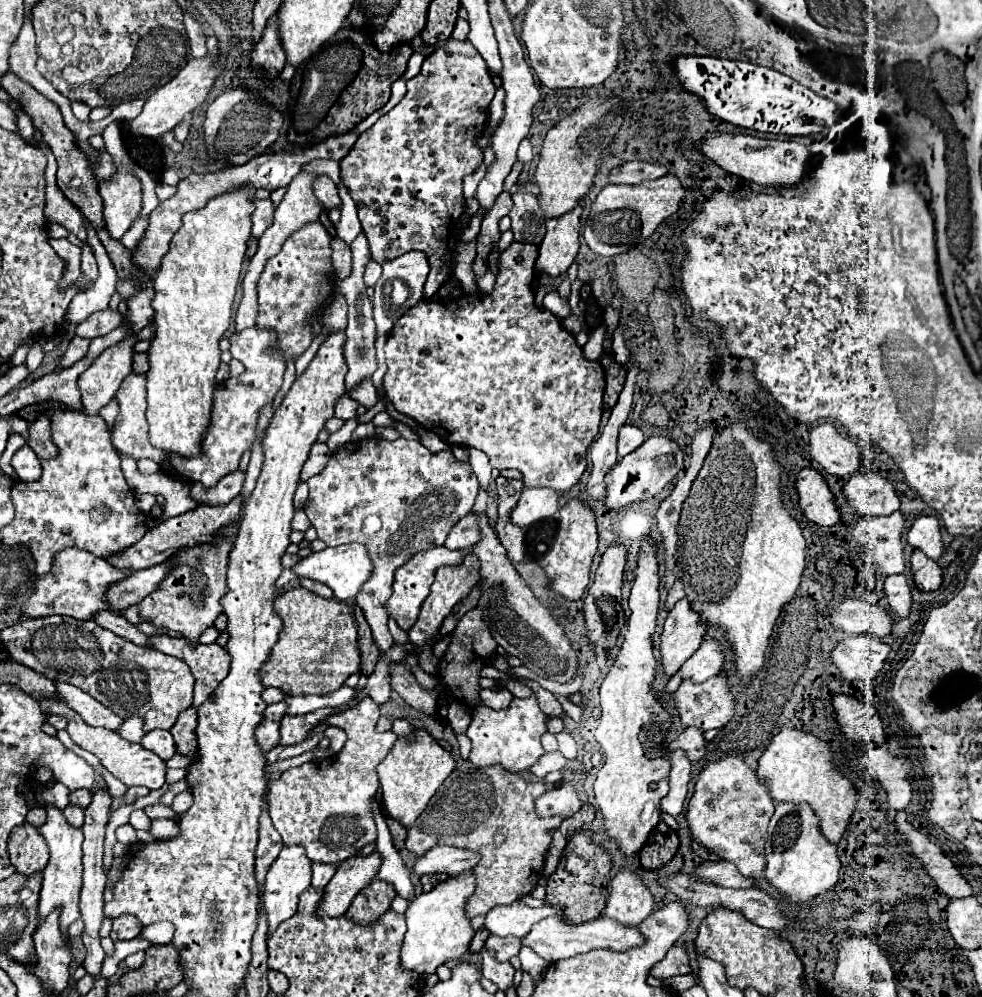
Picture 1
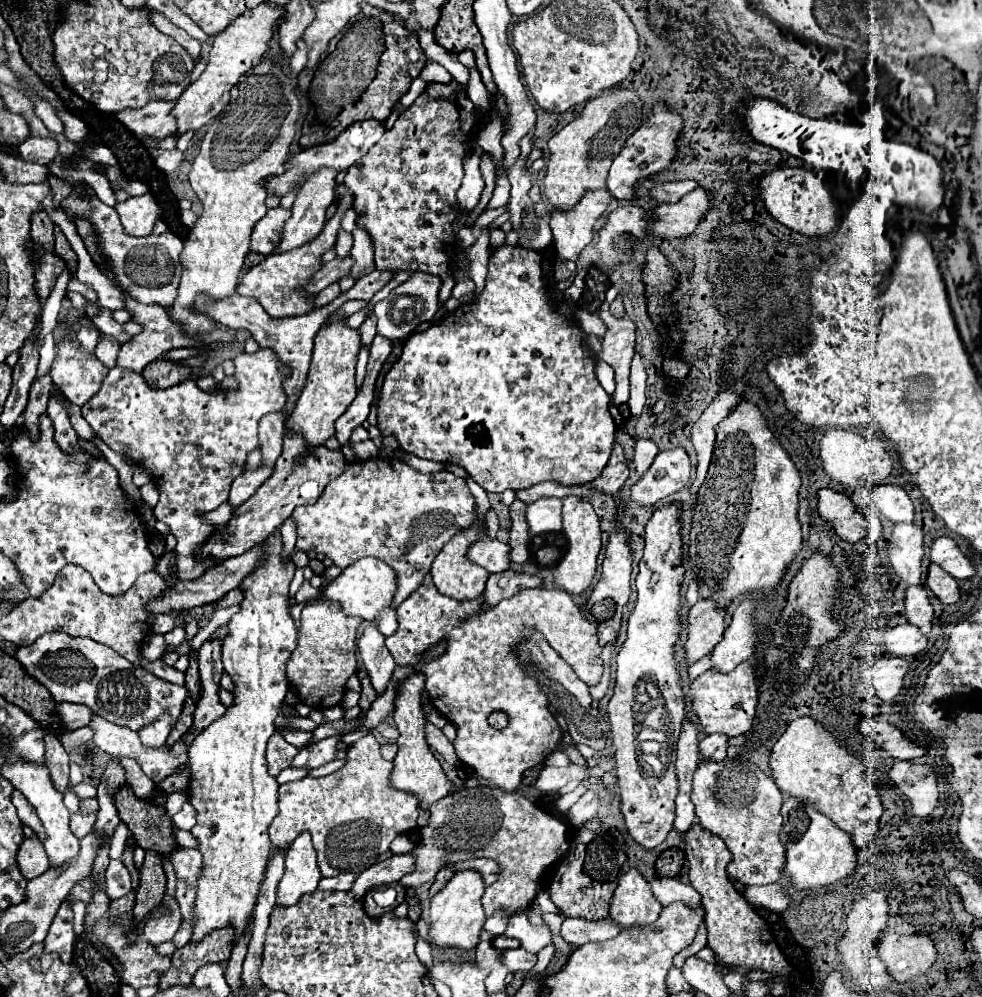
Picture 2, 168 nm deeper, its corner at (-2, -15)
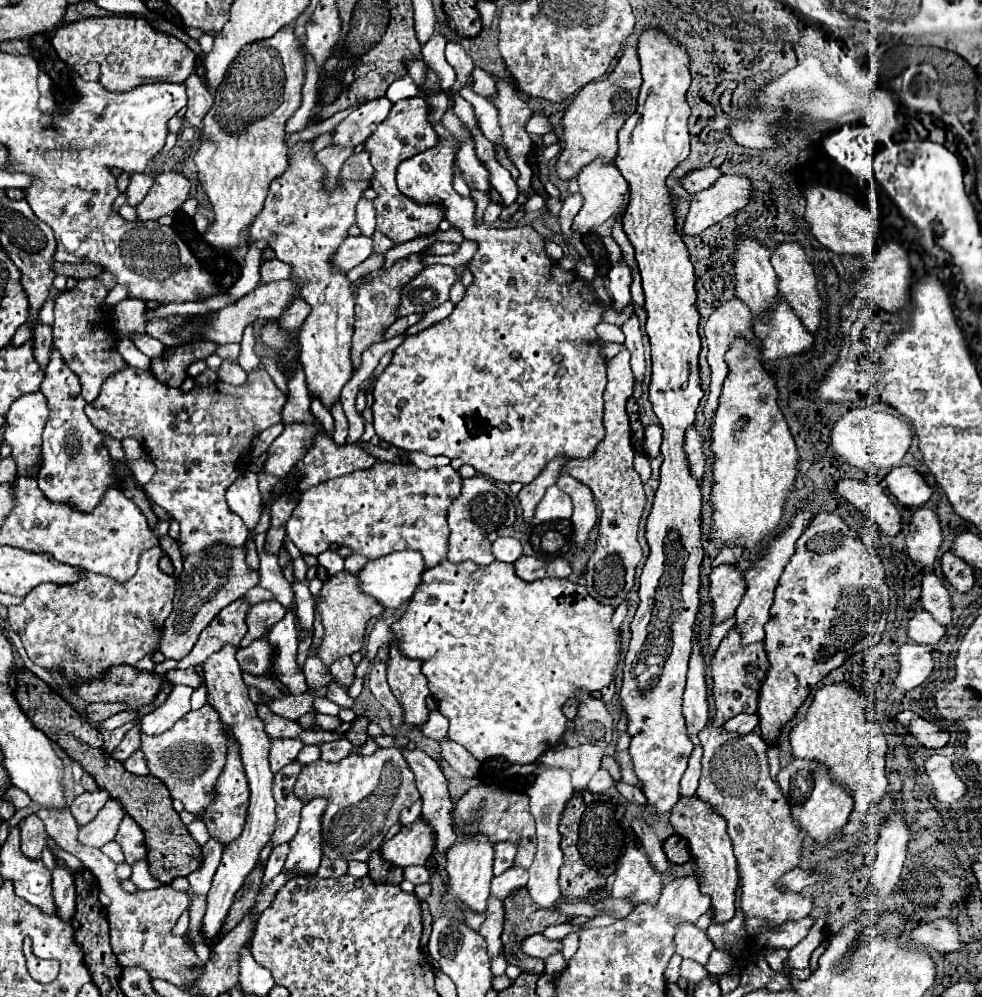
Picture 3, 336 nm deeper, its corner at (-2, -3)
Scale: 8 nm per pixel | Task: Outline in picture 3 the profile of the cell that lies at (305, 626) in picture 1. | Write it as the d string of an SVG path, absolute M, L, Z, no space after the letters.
M341 571L341 573L329 577L327 583L323 583L321 601L317 601L315 609L321 613L323 625L325 625L325 639L323 639L317 655L327 667L331 667L343 655L351 655L355 651L361 651L363 641L365 641L367 623L371 619L383 615L383 611L385 611L385 607L379 605L377 599L373 599L371 595L361 591L357 575L347 573L347 571Z

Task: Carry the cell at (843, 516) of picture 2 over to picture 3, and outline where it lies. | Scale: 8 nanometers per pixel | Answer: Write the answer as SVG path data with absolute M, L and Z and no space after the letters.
M843 479L837 483L839 495L853 503L861 513L877 521L885 535L899 535L901 531L901 513L885 489L877 481L853 481Z

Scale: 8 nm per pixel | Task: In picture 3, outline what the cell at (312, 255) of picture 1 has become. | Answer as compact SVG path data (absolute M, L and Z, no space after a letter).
M359 151L355 153L351 159L347 159L347 163L341 169L341 177L343 179L371 179L373 175L373 167L369 163L369 153L367 151Z

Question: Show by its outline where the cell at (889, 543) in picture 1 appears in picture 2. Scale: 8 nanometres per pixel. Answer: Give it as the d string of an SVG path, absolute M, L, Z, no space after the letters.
M899 523L893 527L887 557L893 571L907 583L921 583L921 559L923 559L923 531L913 523Z

